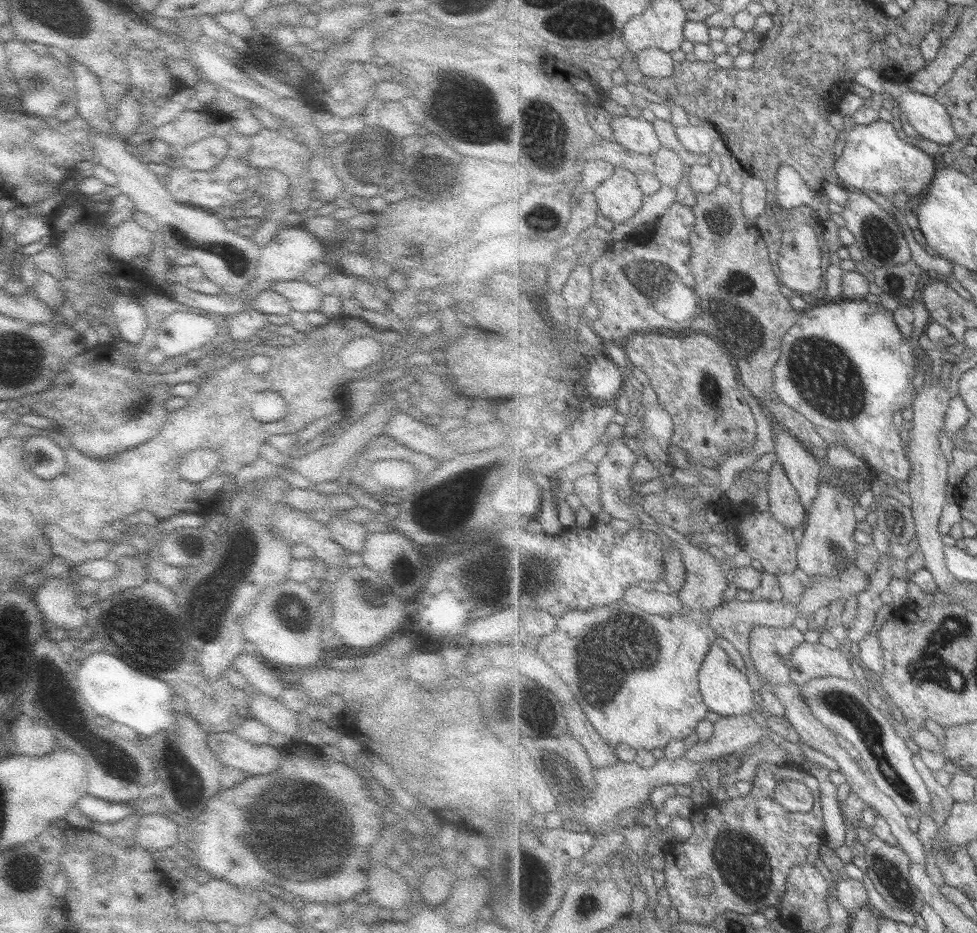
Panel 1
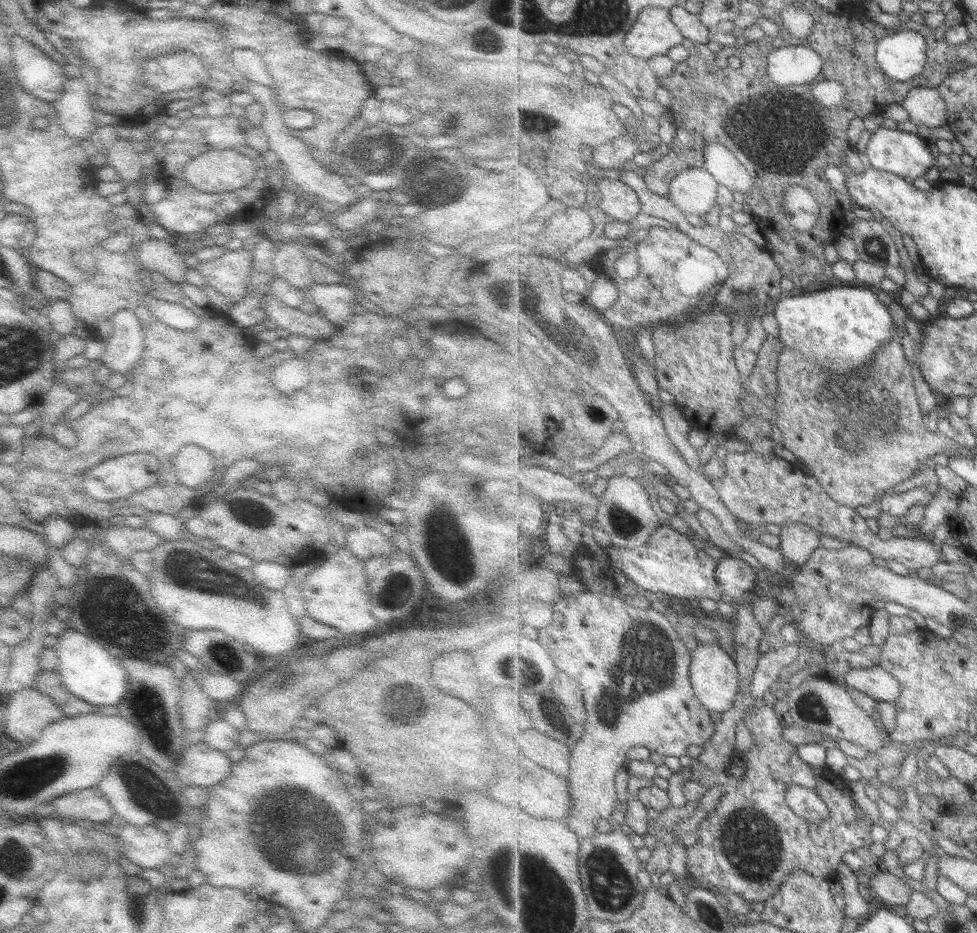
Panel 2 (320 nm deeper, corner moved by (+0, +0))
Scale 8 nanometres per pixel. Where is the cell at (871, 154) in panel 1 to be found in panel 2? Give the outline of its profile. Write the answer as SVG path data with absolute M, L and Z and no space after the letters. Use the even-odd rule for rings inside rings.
M888 123L873 131L865 153L873 168L903 178L923 177L931 166L936 166L936 158L918 134L889 130Z

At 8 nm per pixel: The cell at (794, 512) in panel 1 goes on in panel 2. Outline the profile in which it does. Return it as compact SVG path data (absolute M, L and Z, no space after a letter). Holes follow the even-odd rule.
M794 522L781 527L778 549L785 555L788 562L801 566L820 547L819 538L821 538L820 532L817 532L812 526Z

